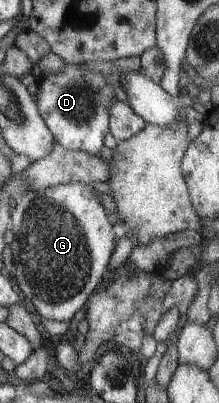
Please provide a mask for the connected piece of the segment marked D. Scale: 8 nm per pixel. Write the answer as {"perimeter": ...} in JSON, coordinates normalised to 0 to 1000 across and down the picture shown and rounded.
{"perimeter":[[[301,159],[260,184],[219,184],[169,199],[160,258],[233,323],[237,340],[306,372],[447,382],[470,335],[493,328],[489,270],[521,256],[521,223],[457,179],[393,174],[374,159]]]}

